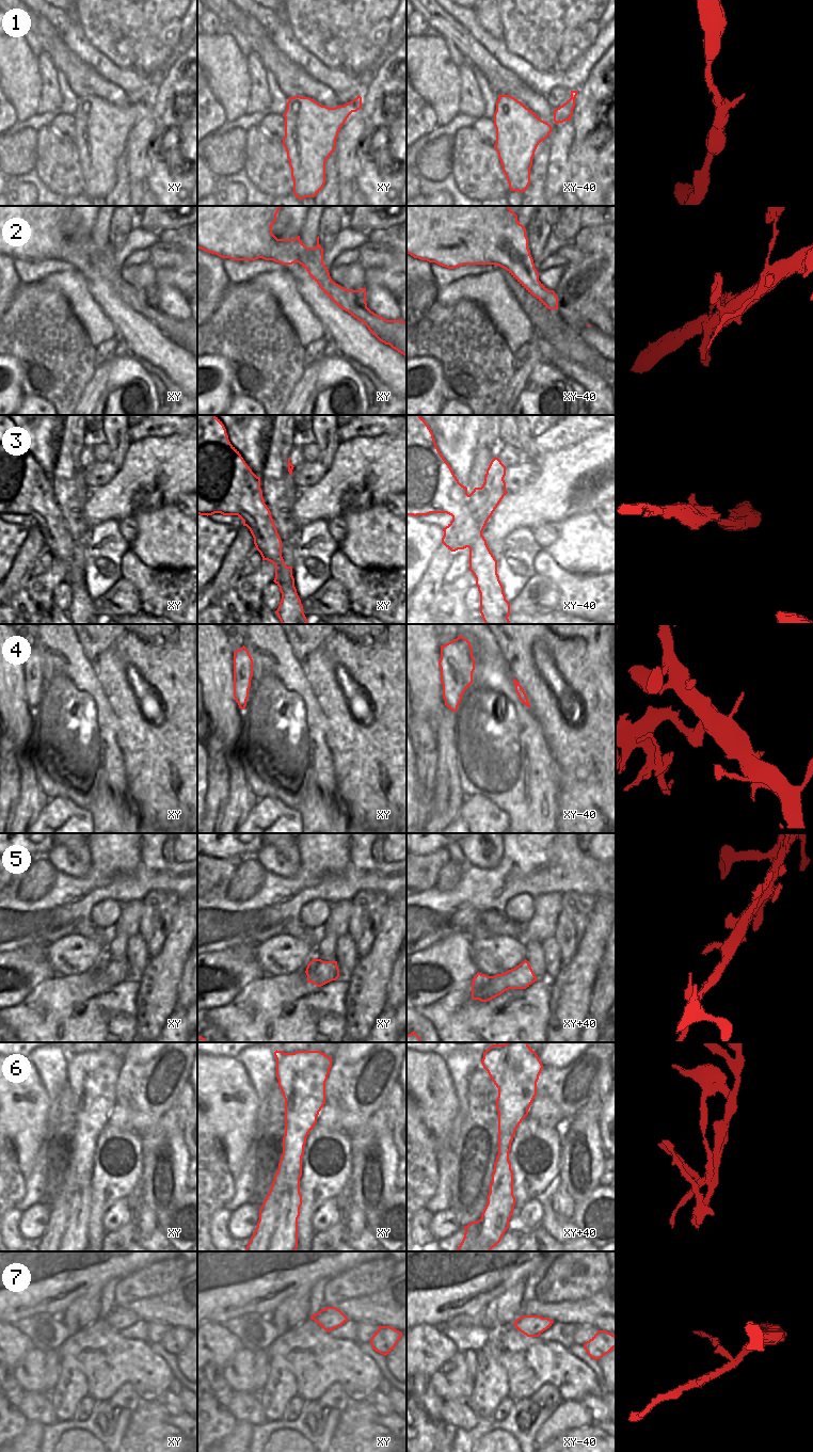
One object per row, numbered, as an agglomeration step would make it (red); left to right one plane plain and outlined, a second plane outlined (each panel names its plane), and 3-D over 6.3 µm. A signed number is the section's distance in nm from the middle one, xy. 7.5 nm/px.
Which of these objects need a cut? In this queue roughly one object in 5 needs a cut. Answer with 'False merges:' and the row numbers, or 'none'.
False merges: 4, 6, 7

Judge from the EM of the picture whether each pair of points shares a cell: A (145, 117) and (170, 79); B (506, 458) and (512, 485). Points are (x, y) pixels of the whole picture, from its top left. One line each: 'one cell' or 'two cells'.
A: two cells
B: two cells

